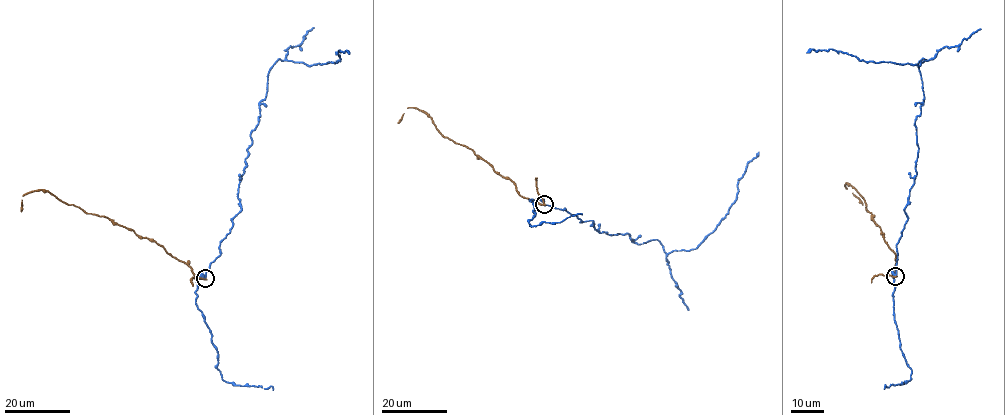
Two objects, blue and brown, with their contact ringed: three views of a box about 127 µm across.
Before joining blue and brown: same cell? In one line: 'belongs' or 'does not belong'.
does not belong

